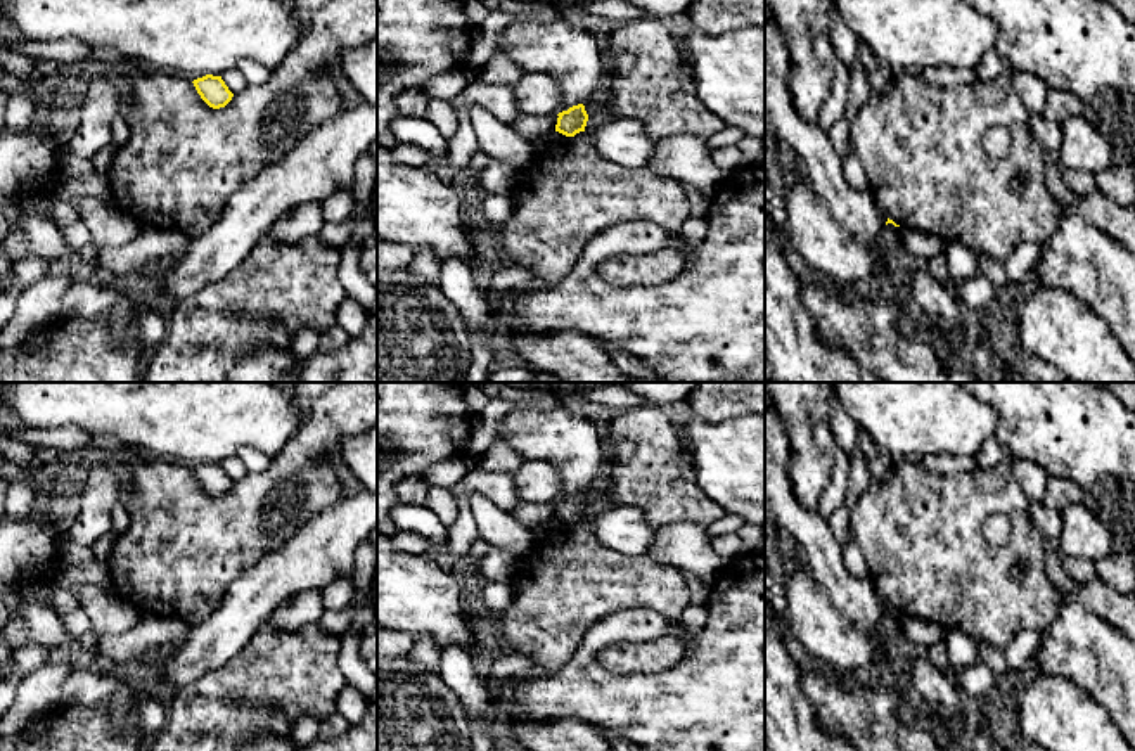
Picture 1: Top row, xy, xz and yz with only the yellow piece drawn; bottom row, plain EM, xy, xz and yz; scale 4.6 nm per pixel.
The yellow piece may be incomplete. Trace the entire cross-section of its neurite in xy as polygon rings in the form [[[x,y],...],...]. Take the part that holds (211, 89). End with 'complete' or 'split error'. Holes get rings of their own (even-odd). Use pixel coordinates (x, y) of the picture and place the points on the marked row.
[[[206,74],[192,83],[201,99],[213,109],[225,107],[234,97],[221,76]]]; complete

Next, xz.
[[[583,104],[573,106],[568,111],[557,114],[555,132],[574,137],[580,132],[585,132],[588,114]]]; complete

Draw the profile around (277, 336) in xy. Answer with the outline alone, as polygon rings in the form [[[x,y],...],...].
[[[266,324],[263,329],[263,336],[270,341],[270,344],[277,350],[287,348],[291,336],[282,325]]]

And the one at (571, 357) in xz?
[[[576,331],[512,334],[505,344],[529,369],[555,376],[562,382],[640,382],[623,374],[595,339]]]

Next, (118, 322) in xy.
[[[119,291],[119,299],[104,322],[107,324],[109,331],[118,339],[126,339],[130,336],[130,305],[133,298],[130,298],[126,292]]]

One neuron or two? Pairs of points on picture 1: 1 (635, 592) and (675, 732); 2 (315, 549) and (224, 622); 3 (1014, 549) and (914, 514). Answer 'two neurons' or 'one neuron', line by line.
1: two neurons
2: one neuron
3: one neuron

